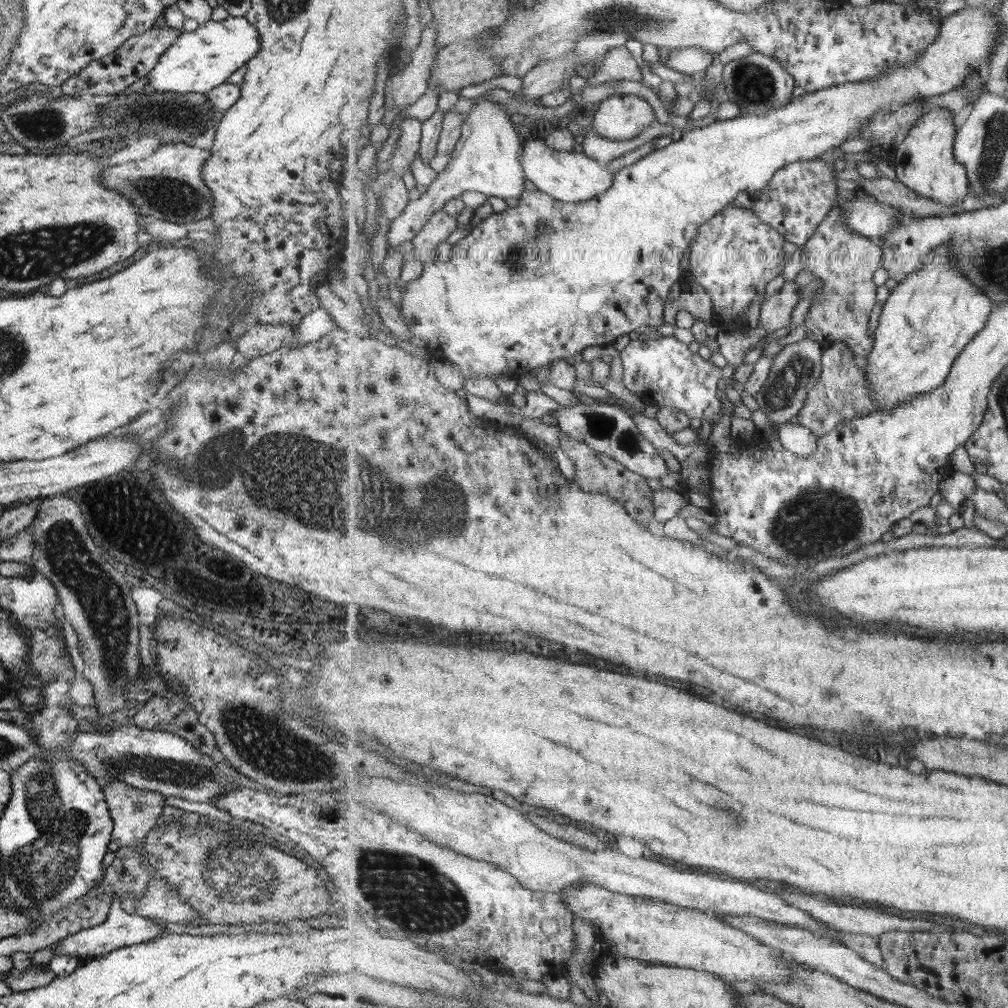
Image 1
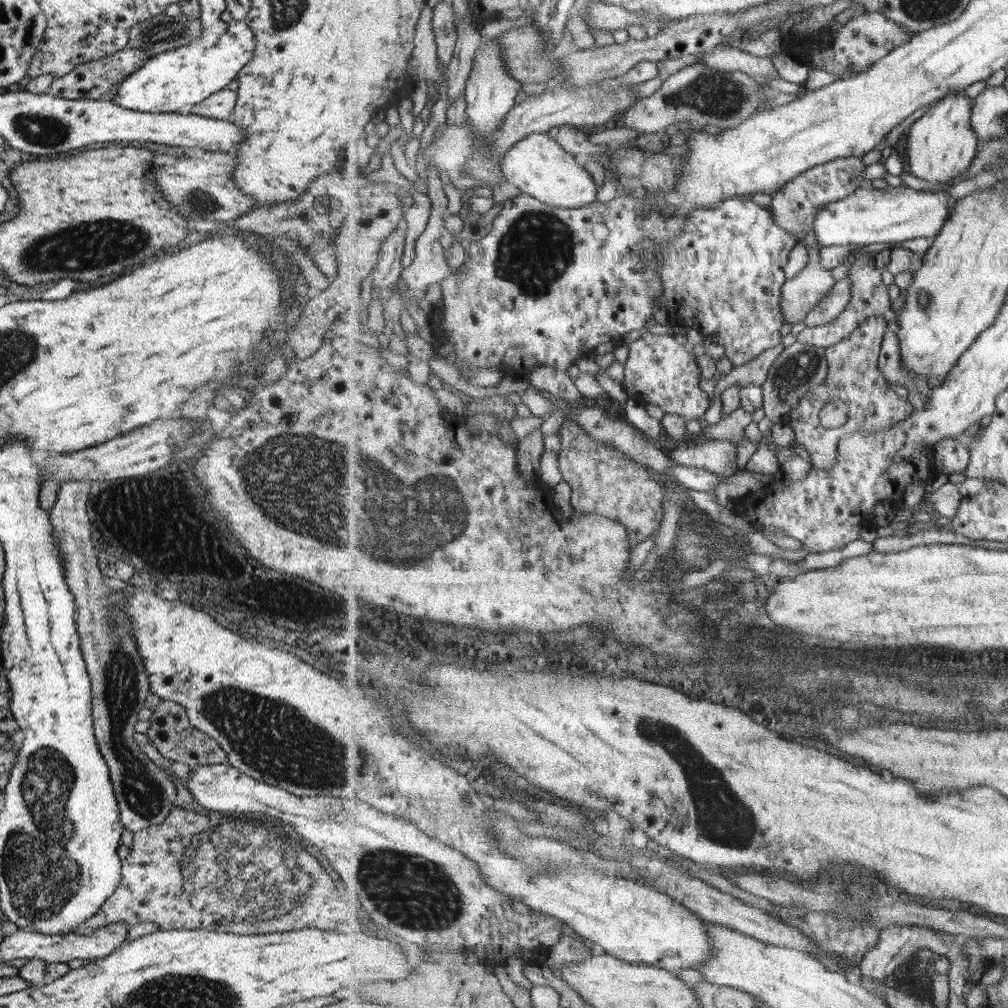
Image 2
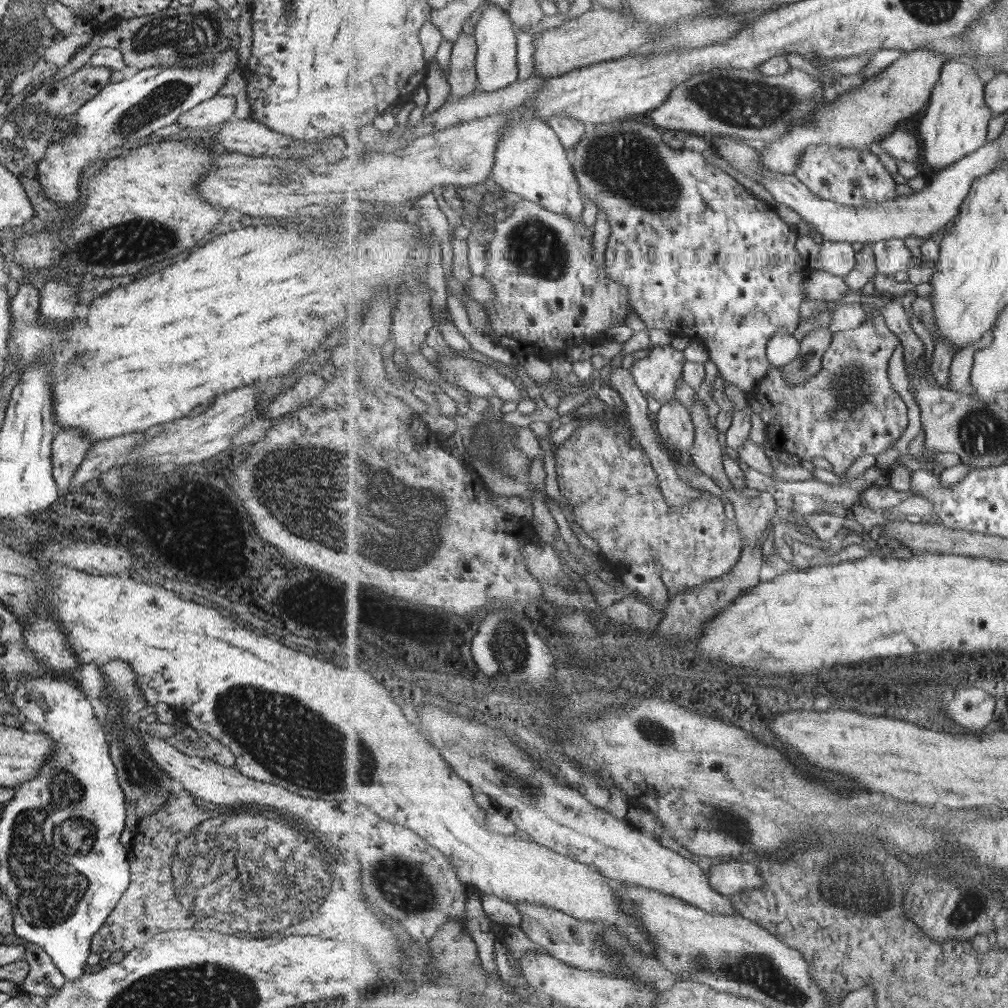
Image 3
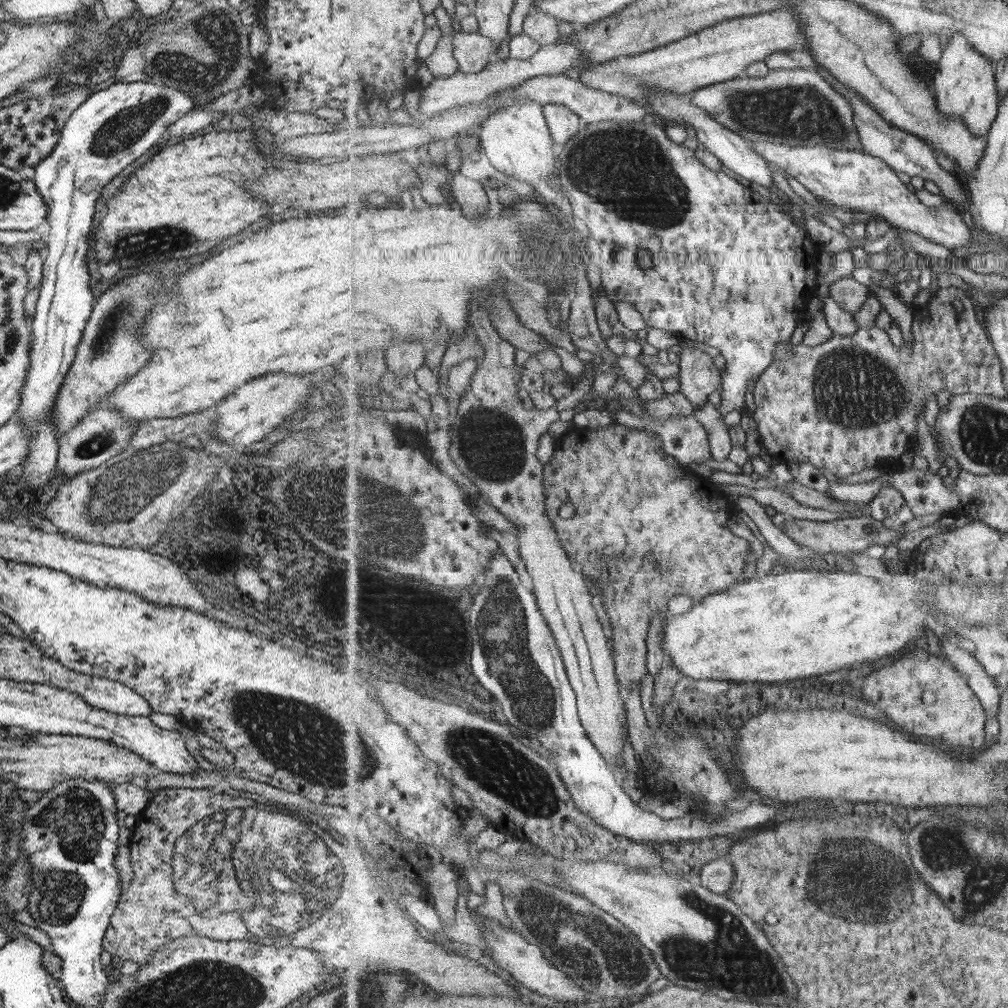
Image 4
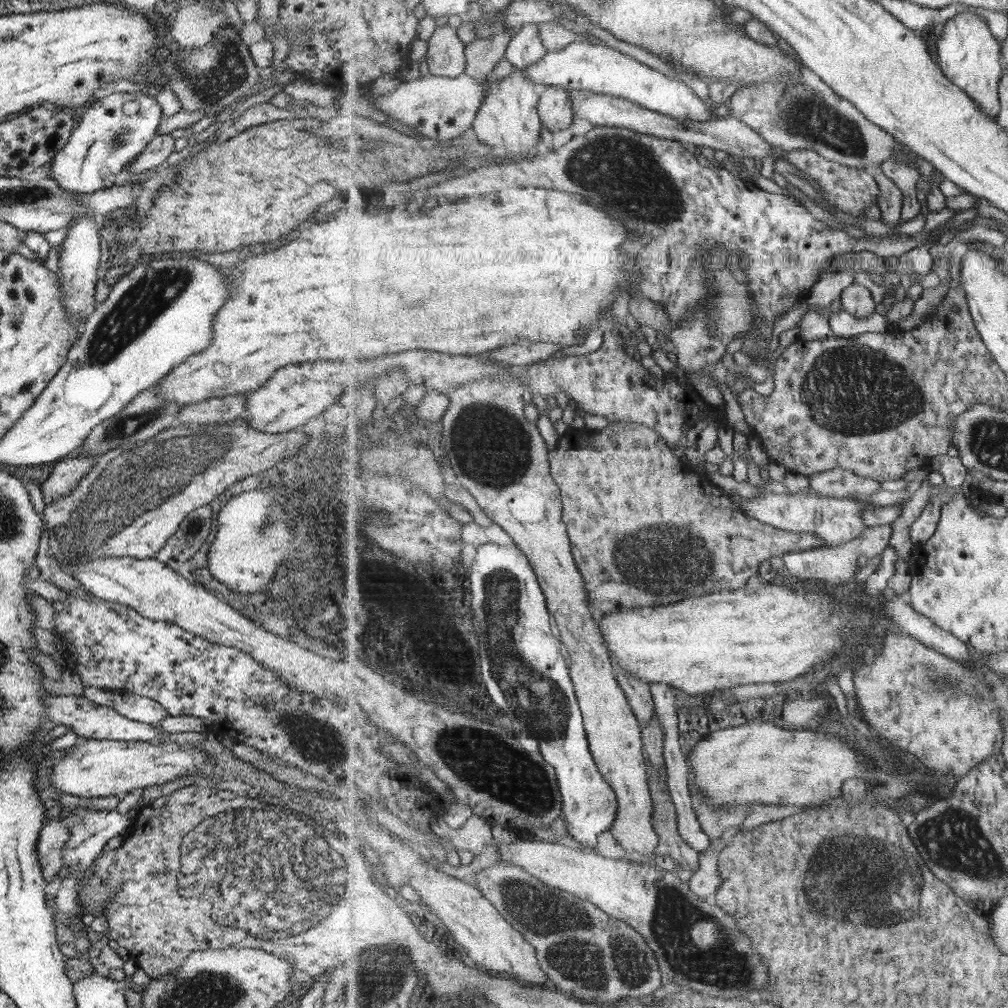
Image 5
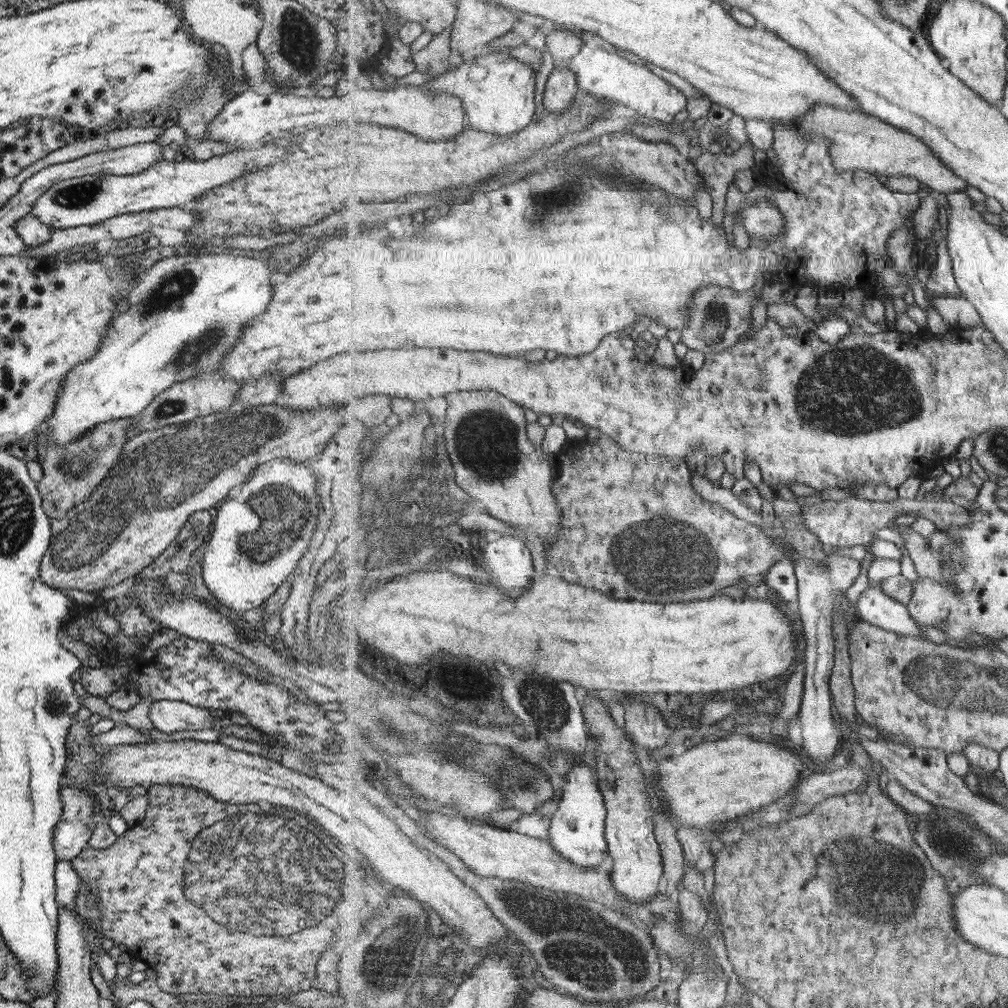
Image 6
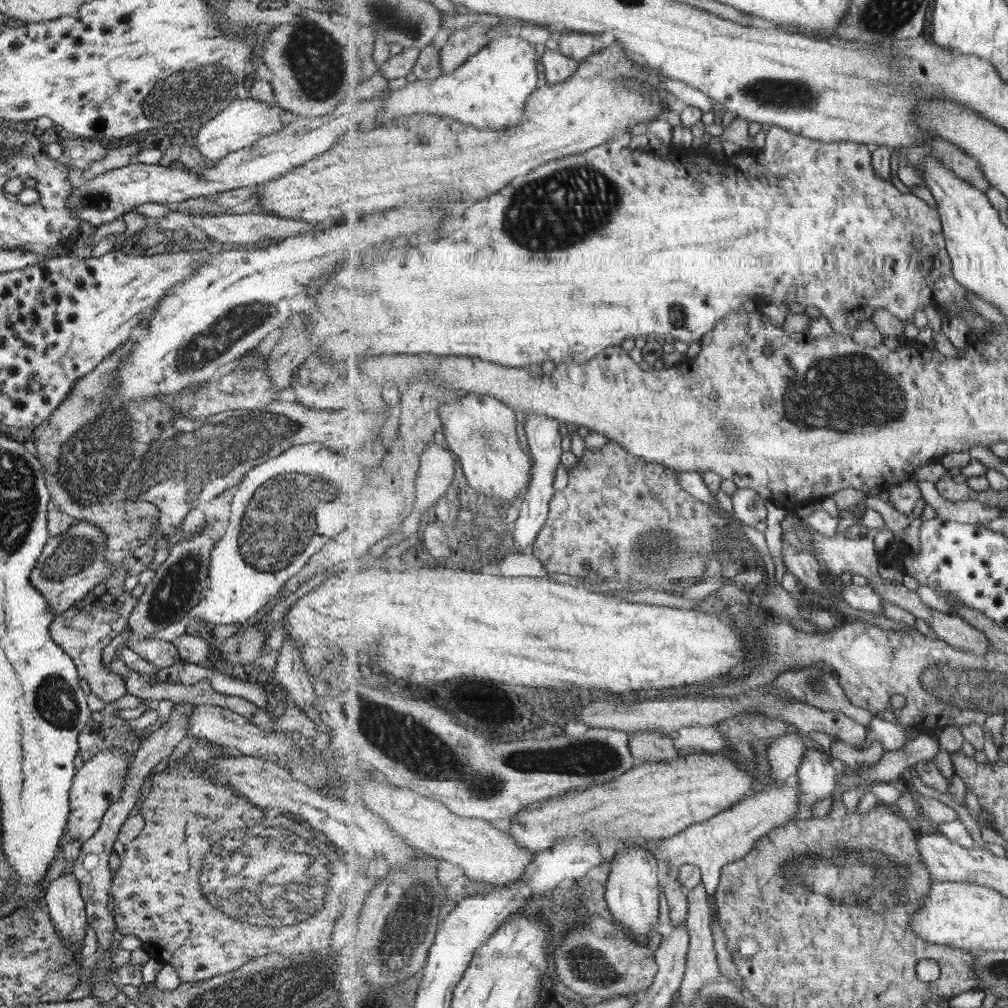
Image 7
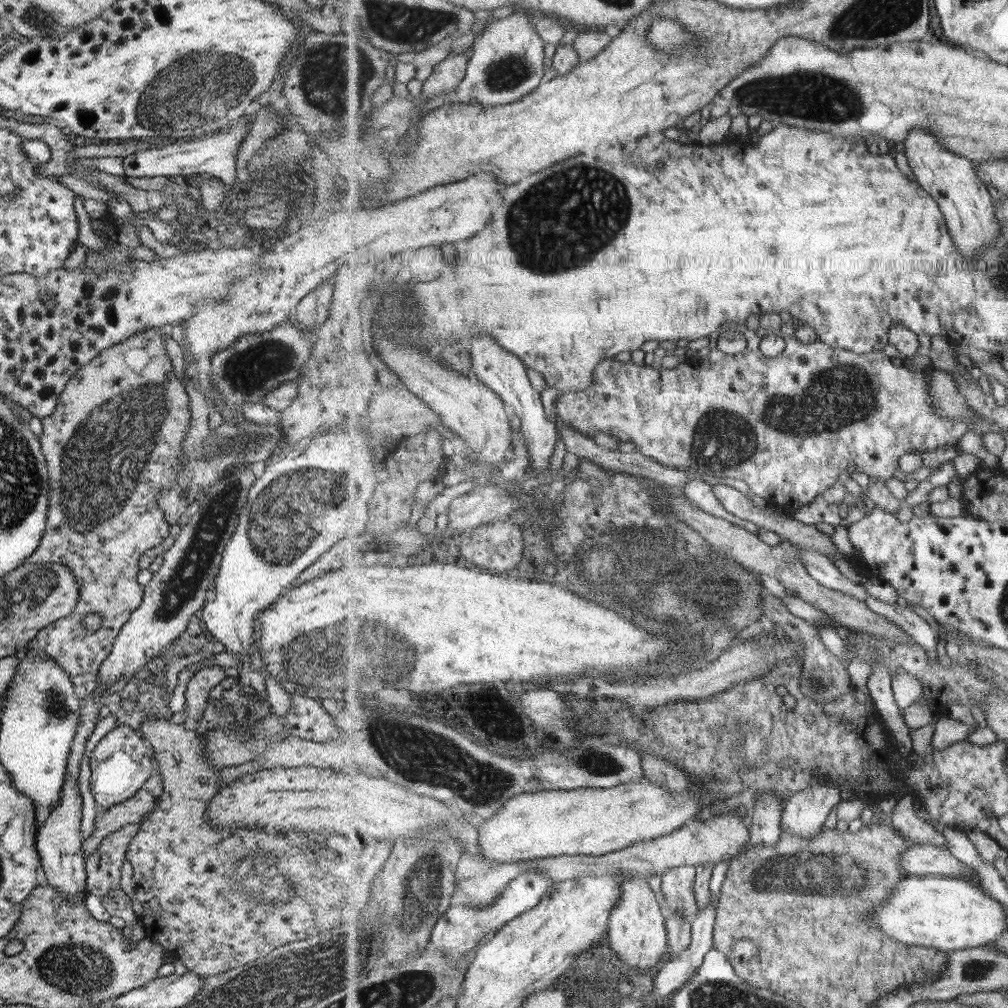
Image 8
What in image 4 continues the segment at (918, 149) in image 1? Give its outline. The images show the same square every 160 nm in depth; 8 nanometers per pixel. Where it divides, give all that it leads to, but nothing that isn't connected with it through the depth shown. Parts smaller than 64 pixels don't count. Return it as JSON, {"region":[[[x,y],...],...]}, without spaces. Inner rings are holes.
{"region":[[[955,33],[951,37],[951,40],[942,48],[942,57],[936,64],[934,90],[938,98],[938,107],[944,115],[948,117],[961,117],[976,137],[986,138],[995,119],[998,118],[1001,98],[998,93],[995,66],[981,52],[977,52],[973,45],[967,36],[961,33]]]}

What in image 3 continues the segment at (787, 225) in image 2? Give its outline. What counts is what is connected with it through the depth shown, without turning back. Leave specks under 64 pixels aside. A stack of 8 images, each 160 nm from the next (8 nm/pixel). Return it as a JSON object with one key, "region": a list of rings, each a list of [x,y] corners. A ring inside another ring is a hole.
{"region":[[[828,144],[813,145],[800,156],[794,174],[821,199],[844,206],[857,207],[897,199],[897,182],[885,168],[875,149],[859,150]]]}

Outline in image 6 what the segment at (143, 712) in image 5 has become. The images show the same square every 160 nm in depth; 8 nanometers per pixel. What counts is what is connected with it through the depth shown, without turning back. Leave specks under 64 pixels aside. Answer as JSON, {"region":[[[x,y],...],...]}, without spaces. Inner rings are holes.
{"region":[[[153,700],[149,705],[149,718],[157,730],[177,732],[177,730],[220,730],[227,719],[214,721],[211,713],[203,708],[189,706],[176,700]]]}

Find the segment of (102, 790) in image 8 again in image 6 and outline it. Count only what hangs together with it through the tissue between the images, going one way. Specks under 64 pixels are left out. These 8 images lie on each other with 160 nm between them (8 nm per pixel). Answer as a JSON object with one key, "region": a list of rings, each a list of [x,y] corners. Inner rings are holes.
{"region":[[[71,786],[60,789],[63,805],[61,816],[54,826],[51,844],[56,860],[70,861],[81,852],[91,838],[98,821],[97,803],[92,794]]]}

